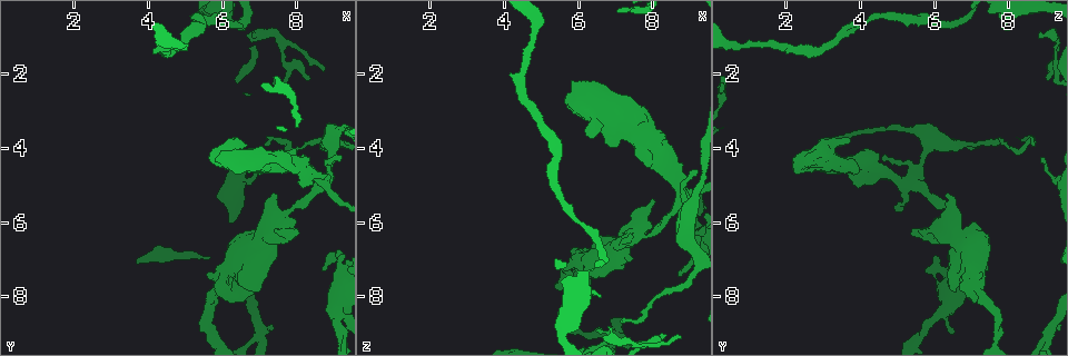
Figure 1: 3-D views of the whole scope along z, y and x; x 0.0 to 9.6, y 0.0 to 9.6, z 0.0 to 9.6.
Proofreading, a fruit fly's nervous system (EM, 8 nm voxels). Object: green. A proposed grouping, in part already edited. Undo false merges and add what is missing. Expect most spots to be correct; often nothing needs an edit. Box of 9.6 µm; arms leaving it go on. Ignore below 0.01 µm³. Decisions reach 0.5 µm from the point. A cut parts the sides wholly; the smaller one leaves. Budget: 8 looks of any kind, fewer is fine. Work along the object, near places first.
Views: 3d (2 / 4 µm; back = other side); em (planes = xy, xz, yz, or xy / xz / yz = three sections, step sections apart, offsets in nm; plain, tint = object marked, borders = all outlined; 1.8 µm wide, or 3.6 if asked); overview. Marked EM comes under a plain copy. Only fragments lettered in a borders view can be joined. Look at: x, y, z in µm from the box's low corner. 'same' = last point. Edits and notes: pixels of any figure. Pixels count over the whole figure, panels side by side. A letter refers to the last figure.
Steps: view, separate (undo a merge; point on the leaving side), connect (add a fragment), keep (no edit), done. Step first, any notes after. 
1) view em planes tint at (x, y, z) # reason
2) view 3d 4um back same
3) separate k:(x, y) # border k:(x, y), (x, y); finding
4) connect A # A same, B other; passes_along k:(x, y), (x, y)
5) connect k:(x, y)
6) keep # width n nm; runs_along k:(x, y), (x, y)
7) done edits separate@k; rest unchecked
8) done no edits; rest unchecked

view em yz step 8 tint at (7.40, 5.85, 6.45) # branch point

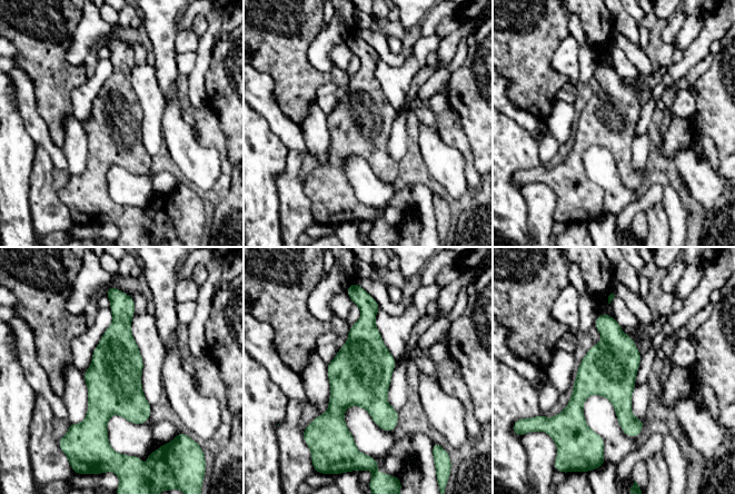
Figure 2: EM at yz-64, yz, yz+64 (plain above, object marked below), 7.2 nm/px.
view em planes borders same # cut it another way

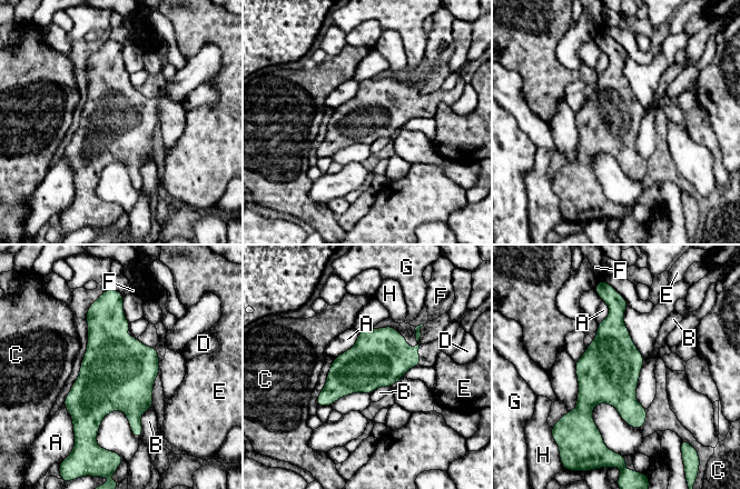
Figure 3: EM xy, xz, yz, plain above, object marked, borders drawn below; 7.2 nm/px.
keep # longest_contact A 280 nm; A other, B other, C other, D other, E other, F other, G other, H other; border 3:(153, 408), (142, 412), (140, 438); one neuron here

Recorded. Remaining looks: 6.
view em planes tint at (8.00, 4.45, 4.25) # calibre changes

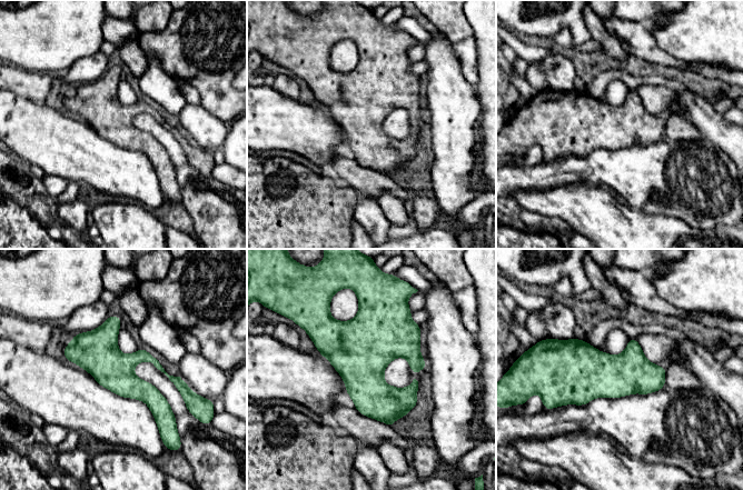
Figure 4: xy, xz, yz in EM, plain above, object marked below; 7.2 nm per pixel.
view em planes borders same # what lies round it

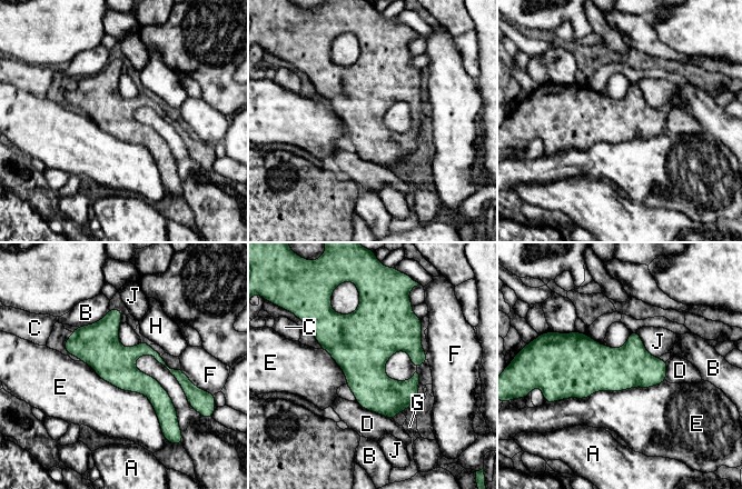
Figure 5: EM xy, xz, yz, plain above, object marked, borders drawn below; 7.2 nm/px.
keep # A other, B other, C other, D other, E other, F other, G other, H other, J other; runs_along 5:(67, 345), (151, 351), (188, 383); all the same neuron

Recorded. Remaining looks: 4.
view em 3.6um yz step 16 tint at (5.90, 7.60, 7.05) # thin arm on a thick one

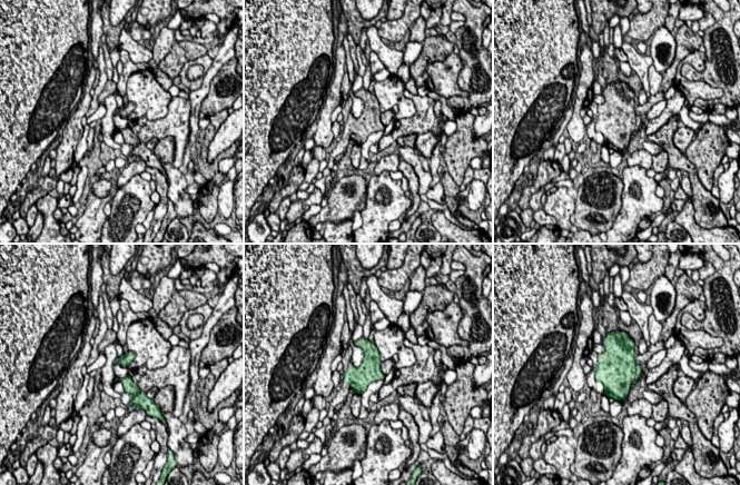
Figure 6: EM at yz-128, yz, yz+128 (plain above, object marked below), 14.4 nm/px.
view em 3.6um xy step 8 borders same # cut it another way

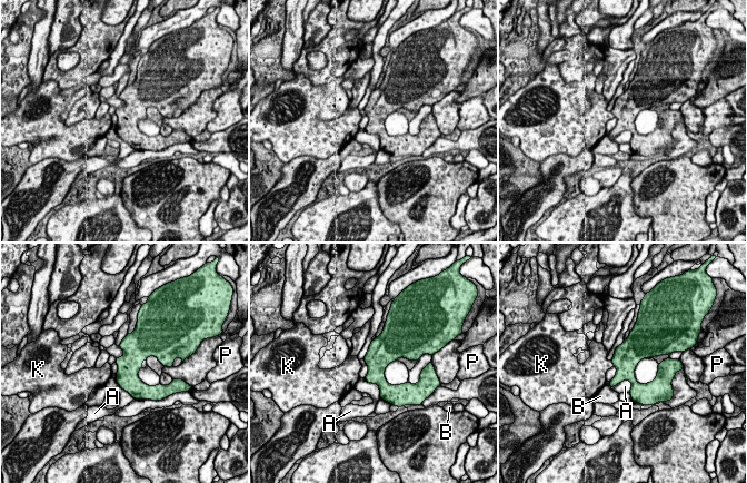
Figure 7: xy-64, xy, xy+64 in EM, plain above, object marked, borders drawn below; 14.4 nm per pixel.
keep # longest_contact A 320 nm; A other, B other, K other, P other; all the same neuron

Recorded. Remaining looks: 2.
done no edits; rest unchecked

